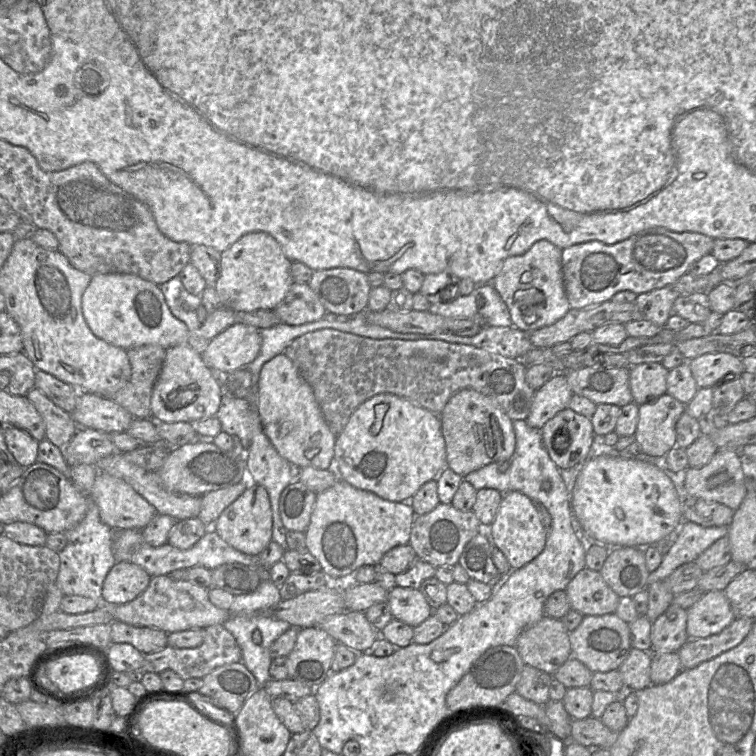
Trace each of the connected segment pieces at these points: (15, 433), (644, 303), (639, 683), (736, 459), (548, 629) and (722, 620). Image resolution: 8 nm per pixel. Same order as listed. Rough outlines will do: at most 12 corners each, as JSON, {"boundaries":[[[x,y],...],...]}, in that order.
{"boundaries":[[[4,426],[8,450],[20,466],[37,462],[39,441],[25,430]],[[672,286],[638,294],[644,320],[665,327],[680,294]],[[631,648],[617,669],[624,687],[650,686],[651,652]],[[740,450],[687,468],[688,496],[736,511],[747,492]],[[543,616],[519,634],[525,665],[553,675],[572,657],[569,633]],[[724,591],[687,610],[688,639],[718,634],[735,619]]]}

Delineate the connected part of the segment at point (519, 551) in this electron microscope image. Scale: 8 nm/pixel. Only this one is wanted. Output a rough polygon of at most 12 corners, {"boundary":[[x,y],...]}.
{"boundary":[[503,494],[486,529],[512,570],[545,547],[535,503]]}

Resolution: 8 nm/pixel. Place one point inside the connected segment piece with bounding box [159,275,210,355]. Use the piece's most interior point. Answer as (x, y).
(183, 305)

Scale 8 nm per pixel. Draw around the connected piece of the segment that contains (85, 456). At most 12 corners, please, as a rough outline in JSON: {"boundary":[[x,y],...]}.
{"boundary":[[79,428],[60,449],[70,467],[116,452],[109,433]]}

